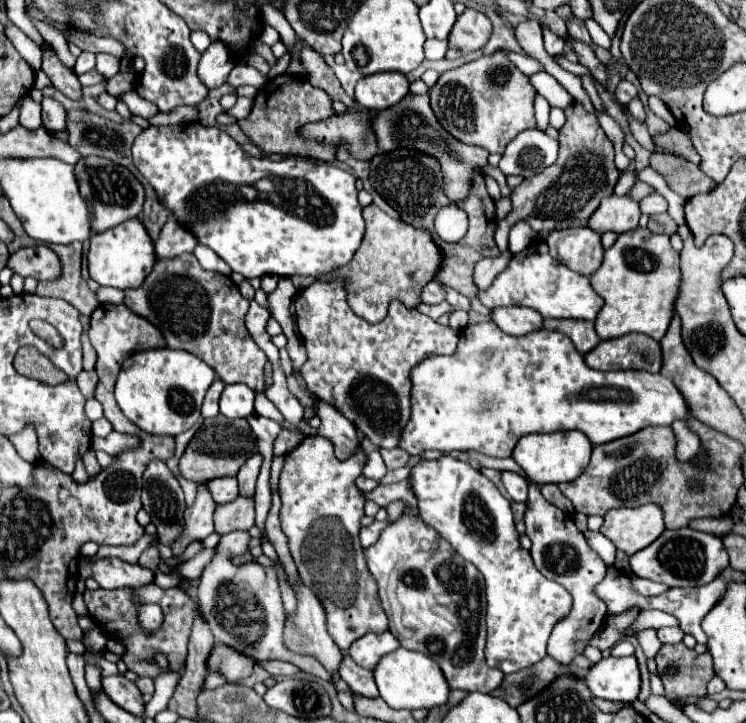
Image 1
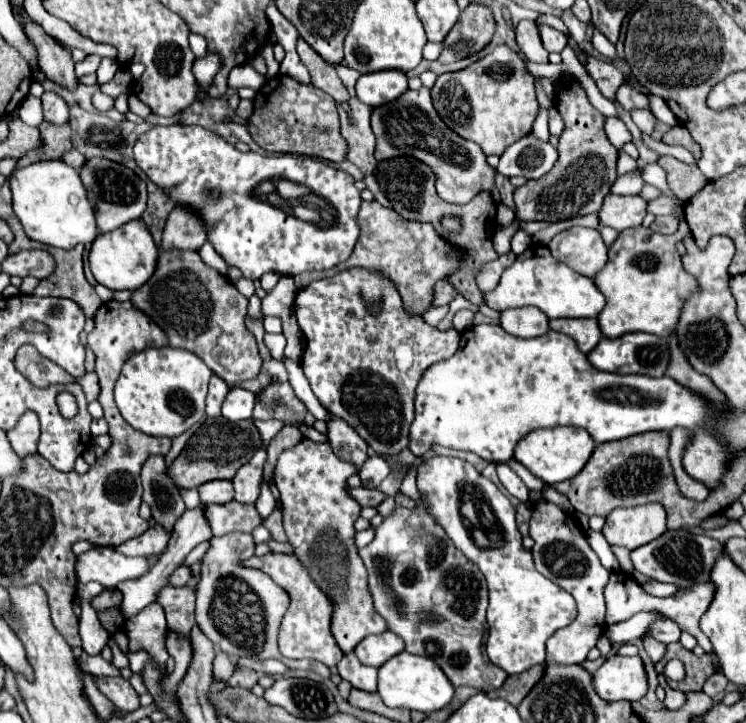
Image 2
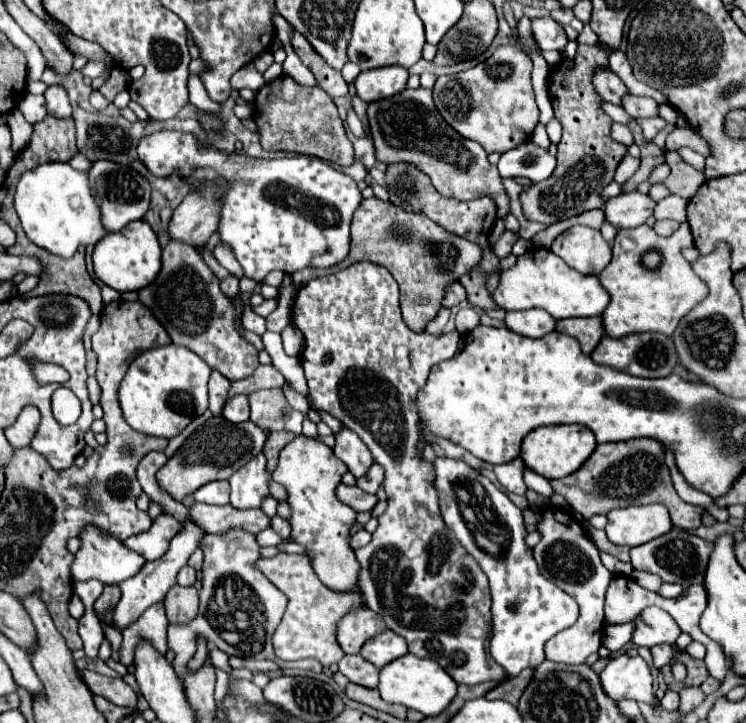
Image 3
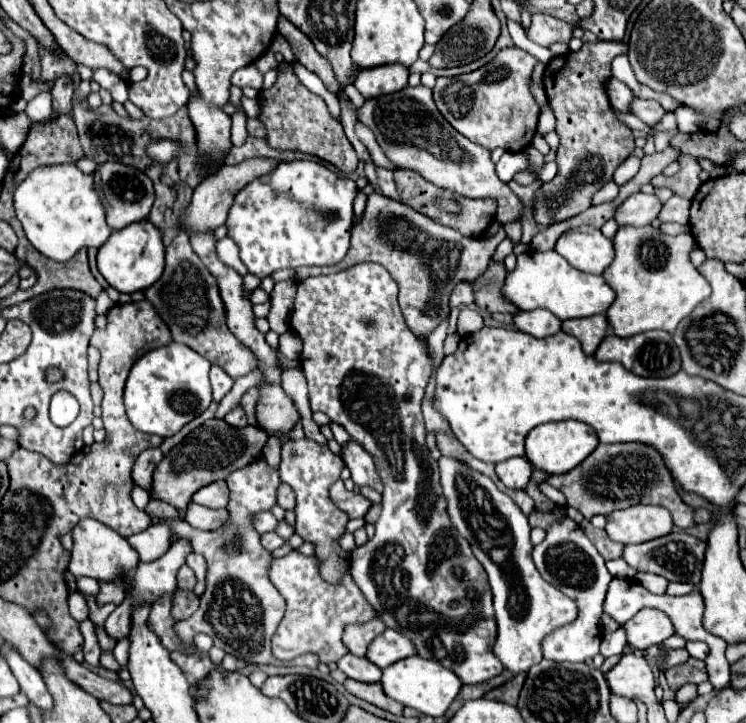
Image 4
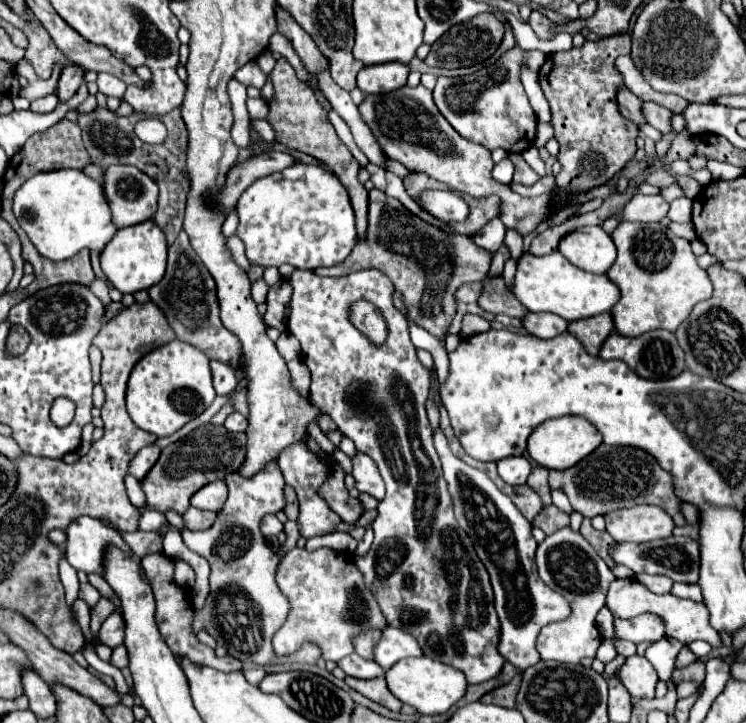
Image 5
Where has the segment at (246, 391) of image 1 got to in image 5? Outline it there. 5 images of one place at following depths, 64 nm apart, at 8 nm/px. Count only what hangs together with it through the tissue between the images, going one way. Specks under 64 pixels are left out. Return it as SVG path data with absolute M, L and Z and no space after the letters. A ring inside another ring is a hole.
M232 412L232 414L226 418L224 426L226 426L230 432L244 432L246 426L248 426L248 420L246 420L240 412Z

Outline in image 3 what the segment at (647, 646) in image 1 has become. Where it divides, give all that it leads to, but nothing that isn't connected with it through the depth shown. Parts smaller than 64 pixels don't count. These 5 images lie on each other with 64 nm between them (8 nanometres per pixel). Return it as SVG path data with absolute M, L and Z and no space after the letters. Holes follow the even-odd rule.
M656 644L654 648L650 648L650 652L652 652L656 668L662 668L674 660L674 648L668 644Z

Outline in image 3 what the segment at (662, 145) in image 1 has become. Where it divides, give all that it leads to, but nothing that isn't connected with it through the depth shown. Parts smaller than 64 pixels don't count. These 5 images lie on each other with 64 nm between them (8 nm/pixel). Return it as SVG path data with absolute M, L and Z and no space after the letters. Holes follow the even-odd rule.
M676 126L666 138L666 150L676 150L676 148L682 148L682 146L688 146L694 152L708 156L708 146L690 128L678 128Z

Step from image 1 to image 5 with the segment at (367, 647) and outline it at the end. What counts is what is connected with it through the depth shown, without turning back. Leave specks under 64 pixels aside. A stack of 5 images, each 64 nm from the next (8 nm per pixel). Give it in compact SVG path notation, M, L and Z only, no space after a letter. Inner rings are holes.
M386 626L380 642L374 648L374 662L380 664L384 670L388 670L398 660L410 658L410 656L422 656L420 646L416 644L416 638L404 630Z

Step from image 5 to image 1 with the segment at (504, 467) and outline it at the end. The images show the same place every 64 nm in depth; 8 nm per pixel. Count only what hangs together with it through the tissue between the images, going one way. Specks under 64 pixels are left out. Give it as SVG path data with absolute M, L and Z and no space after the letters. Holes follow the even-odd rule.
M502 472L502 482L506 492L514 502L526 502L528 498L528 480L516 472Z

